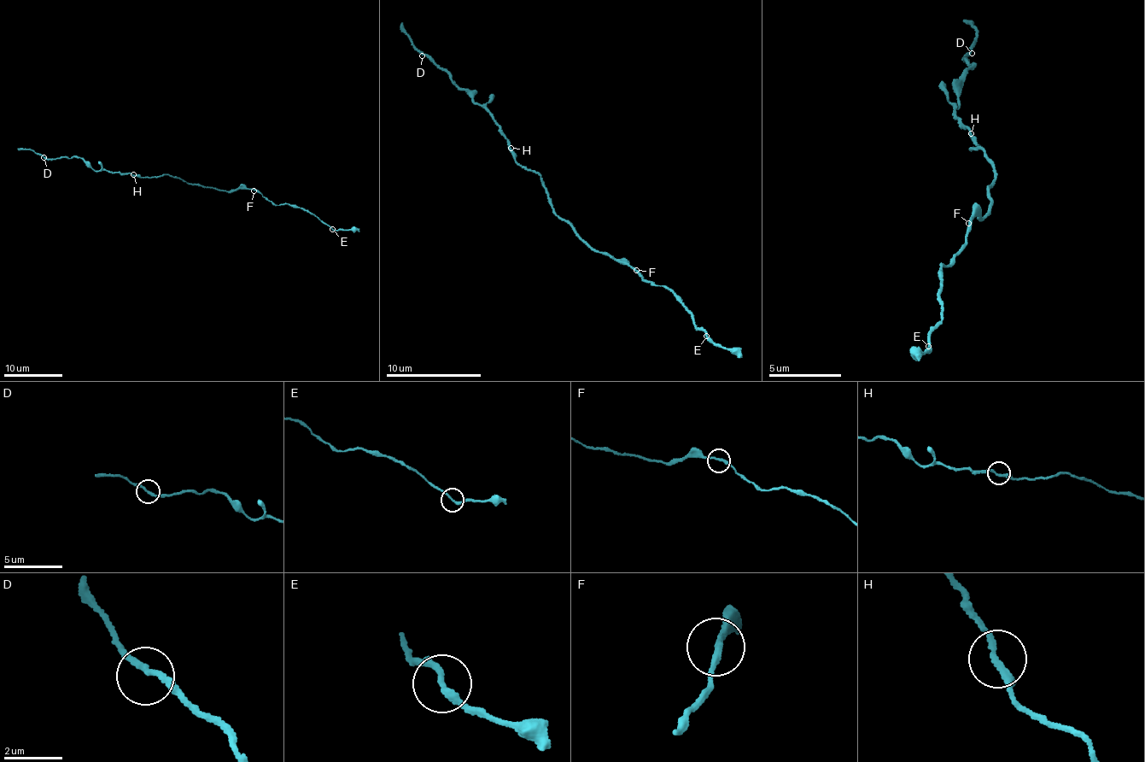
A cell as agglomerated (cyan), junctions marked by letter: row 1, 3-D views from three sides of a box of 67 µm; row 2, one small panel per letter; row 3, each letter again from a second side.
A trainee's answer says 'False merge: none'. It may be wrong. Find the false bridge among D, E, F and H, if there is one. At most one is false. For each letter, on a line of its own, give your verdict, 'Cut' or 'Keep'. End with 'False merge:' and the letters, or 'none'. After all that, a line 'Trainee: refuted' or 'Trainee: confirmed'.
D: Keep
E: Keep
F: Keep
H: Keep
False merge: none
Trainee: confirmed

